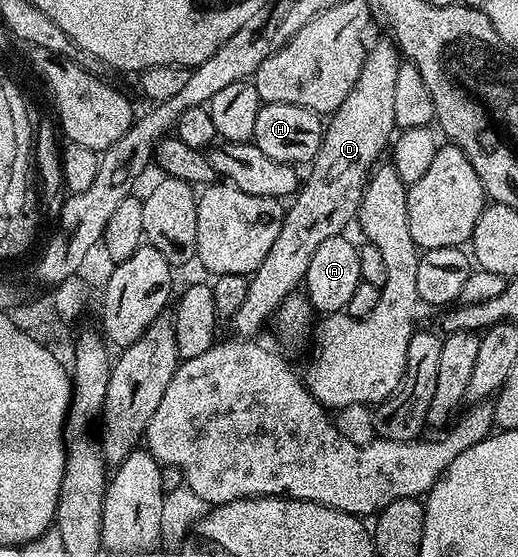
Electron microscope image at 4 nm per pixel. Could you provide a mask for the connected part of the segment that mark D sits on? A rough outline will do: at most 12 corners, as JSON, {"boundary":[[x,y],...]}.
{"boundary":[[398,44],[370,45],[231,317],[253,338],[356,219],[388,151]]}

